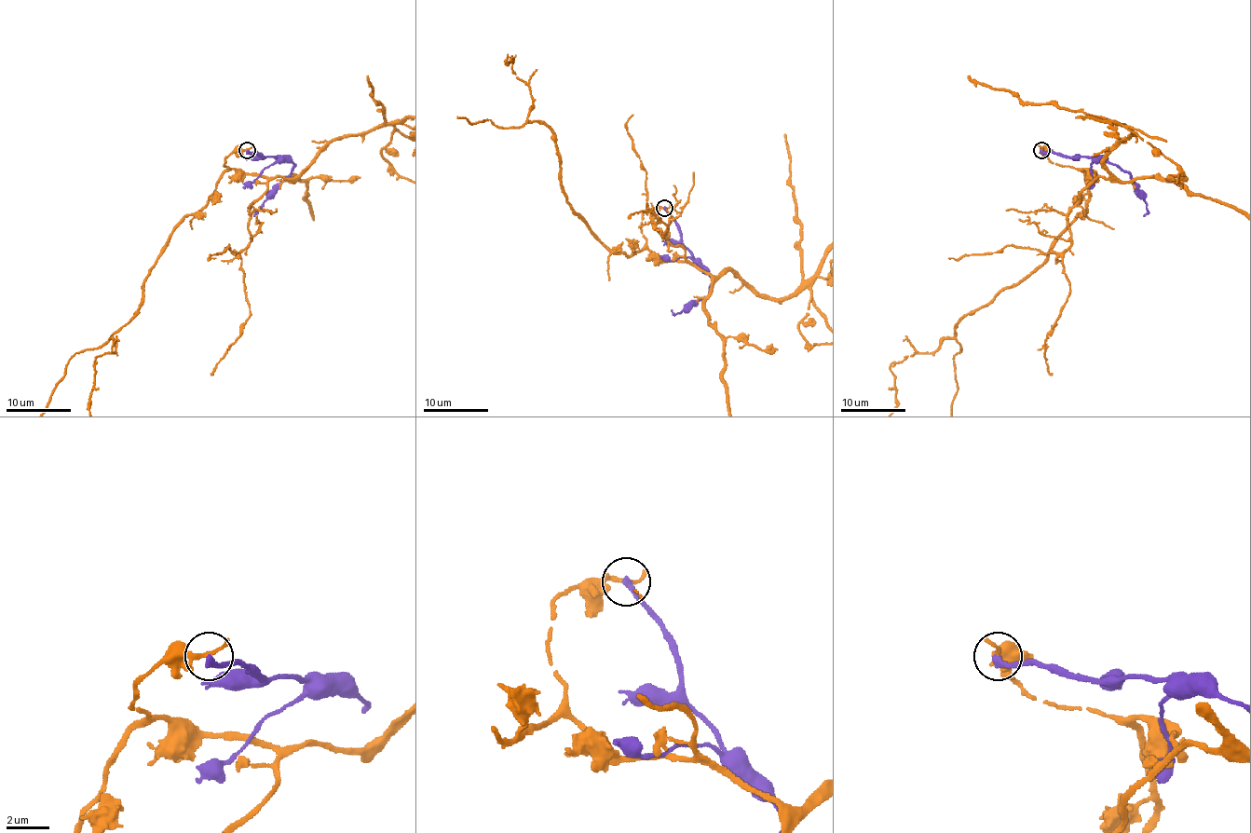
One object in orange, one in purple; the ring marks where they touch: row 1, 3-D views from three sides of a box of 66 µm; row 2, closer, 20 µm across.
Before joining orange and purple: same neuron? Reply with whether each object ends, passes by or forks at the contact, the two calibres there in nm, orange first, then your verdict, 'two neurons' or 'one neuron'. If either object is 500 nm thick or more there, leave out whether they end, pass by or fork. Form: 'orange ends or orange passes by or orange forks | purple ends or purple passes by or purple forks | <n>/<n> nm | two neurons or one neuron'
orange passes by | purple ends | 160/300 nm | two neurons

